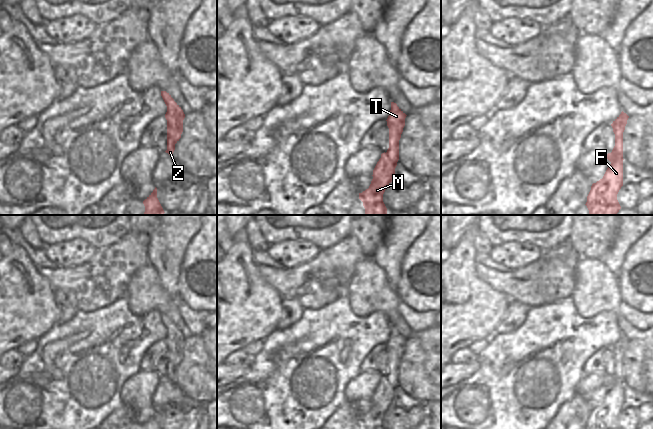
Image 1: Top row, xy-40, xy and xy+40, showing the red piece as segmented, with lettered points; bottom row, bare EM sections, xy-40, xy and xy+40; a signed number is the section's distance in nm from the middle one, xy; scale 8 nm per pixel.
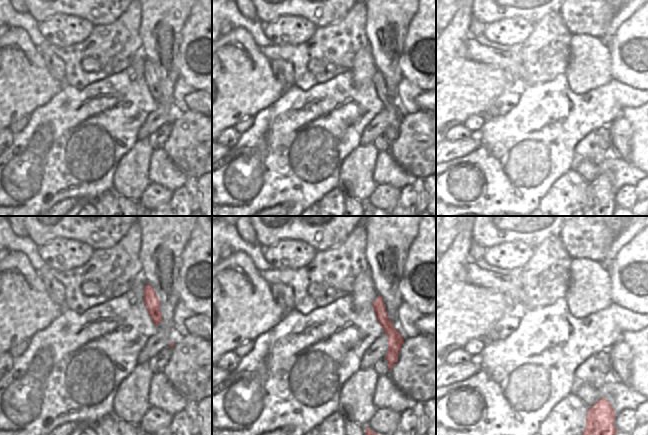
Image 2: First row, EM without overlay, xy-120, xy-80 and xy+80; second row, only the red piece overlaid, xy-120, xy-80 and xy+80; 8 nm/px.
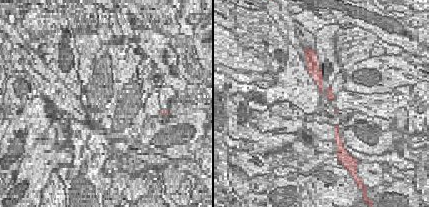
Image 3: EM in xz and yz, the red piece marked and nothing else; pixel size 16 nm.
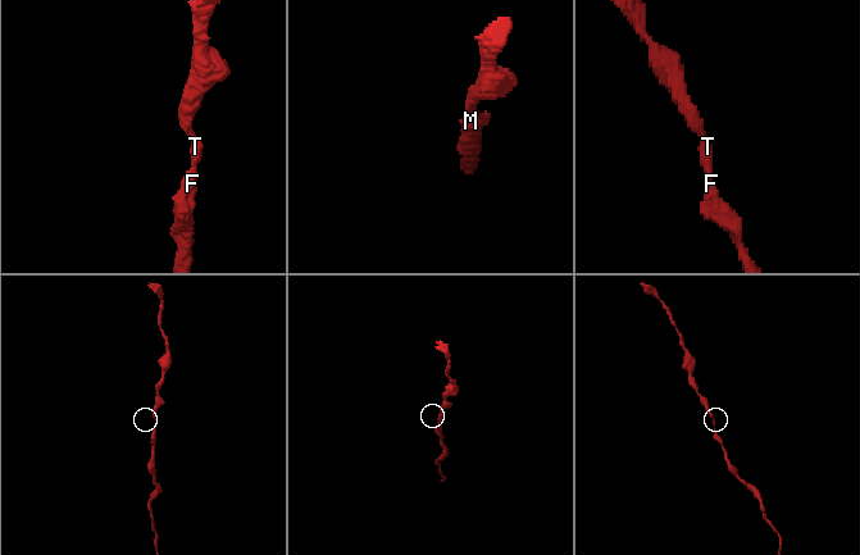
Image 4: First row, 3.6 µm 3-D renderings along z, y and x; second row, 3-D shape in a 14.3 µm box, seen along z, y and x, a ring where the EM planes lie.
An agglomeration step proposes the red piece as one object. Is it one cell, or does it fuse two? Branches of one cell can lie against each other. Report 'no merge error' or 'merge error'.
no merge error

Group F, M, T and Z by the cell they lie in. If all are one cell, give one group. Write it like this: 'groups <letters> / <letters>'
groups F M T Z

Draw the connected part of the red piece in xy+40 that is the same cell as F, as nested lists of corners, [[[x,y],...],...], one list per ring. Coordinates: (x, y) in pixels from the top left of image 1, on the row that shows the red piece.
[[[623,111],[611,124],[615,146],[607,159],[611,162],[602,179],[593,183],[587,196],[589,215],[617,215],[621,206],[617,194],[623,186],[623,132],[629,116]]]

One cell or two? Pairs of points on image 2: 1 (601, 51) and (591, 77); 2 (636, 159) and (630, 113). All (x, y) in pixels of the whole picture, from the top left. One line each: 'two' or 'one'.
1: one
2: one

